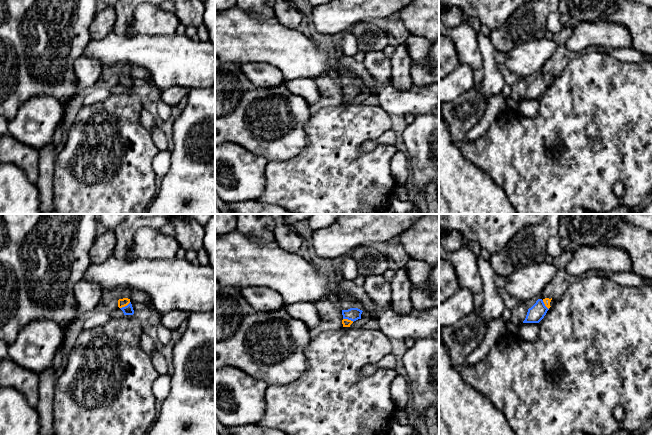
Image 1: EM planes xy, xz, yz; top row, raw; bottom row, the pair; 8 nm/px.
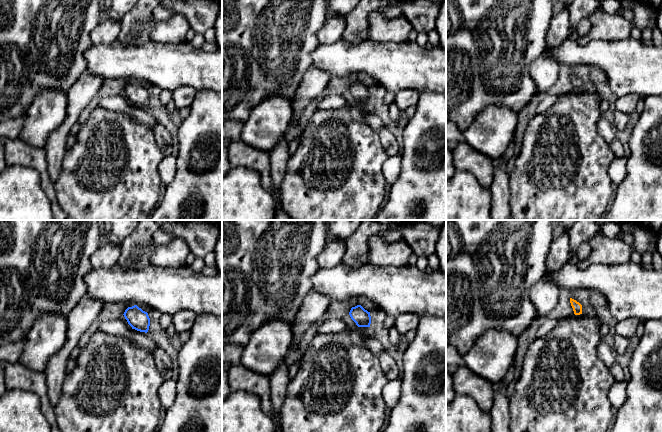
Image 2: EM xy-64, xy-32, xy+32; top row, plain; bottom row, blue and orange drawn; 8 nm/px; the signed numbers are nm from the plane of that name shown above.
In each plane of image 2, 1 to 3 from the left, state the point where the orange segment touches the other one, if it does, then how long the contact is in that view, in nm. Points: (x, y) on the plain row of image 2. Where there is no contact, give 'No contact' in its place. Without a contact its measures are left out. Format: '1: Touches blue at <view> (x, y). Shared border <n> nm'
1: No contact
2: No contact
3: No contact

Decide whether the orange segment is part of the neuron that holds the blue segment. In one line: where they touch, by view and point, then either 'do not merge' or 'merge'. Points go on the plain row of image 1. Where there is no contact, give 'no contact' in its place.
xy (125, 82) | merge

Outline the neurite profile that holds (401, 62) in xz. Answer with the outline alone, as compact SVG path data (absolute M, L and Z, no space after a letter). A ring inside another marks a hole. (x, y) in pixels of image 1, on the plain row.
M400 44L395 48L395 51L390 58L392 65L391 81L397 90L408 90L412 85L411 65L412 58L410 57L406 45Z

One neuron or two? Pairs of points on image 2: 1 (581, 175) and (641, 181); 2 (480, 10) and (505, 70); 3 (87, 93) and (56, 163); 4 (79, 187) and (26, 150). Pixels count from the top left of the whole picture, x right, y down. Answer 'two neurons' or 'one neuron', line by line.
1: two neurons
2: one neuron
3: one neuron
4: two neurons

